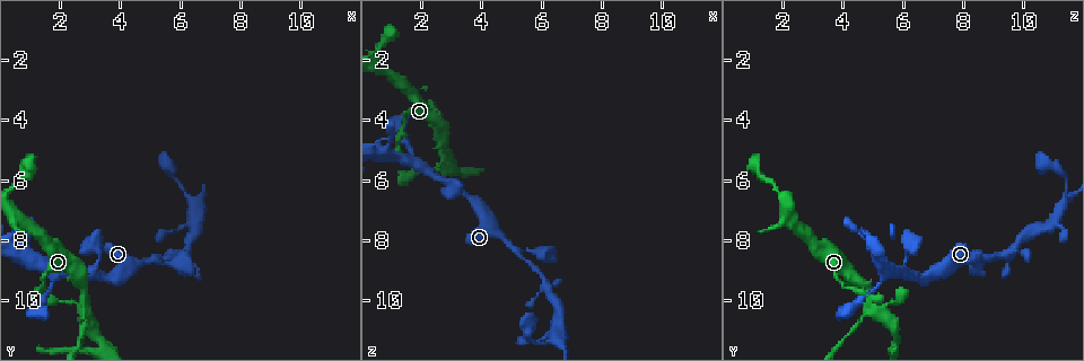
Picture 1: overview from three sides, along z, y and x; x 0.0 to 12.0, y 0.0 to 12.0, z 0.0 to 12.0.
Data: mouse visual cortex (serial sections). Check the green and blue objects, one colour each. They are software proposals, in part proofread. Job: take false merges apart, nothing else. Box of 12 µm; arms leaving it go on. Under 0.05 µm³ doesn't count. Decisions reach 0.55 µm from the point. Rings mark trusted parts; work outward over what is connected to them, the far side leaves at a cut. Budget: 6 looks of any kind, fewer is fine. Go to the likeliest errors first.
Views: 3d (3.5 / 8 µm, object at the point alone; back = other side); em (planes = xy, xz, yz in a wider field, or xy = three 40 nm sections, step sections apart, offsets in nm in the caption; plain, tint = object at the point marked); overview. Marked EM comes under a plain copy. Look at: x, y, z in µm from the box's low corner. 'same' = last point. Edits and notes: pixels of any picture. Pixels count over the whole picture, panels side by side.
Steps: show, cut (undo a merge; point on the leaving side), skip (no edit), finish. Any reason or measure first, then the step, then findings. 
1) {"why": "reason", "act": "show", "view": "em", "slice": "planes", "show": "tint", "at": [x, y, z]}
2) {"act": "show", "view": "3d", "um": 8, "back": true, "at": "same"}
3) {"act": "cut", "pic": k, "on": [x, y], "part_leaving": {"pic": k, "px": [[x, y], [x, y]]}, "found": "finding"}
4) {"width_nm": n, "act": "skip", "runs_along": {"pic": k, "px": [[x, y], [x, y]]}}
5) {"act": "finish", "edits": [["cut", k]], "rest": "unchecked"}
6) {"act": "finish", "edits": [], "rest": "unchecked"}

{"why": "four or more arms meet", "act": "show", "view": "3d", "um": 3.5, "at": [2.8, 10.4, 5.2]}

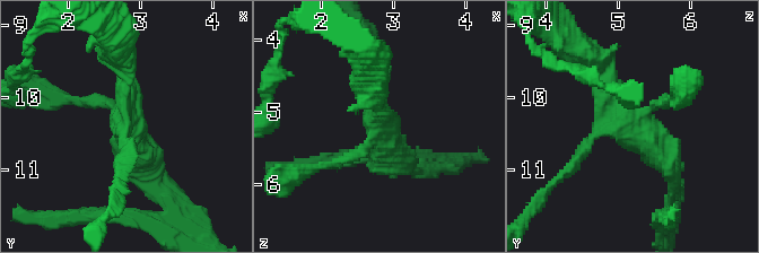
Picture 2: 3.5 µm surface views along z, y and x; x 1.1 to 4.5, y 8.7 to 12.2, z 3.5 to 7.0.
{"why": "need the tissue", "act": "show", "view": "em", "slice": "xy", "step": 3, "show": "tint", "at": [2.80, 10.40, 5.20]}

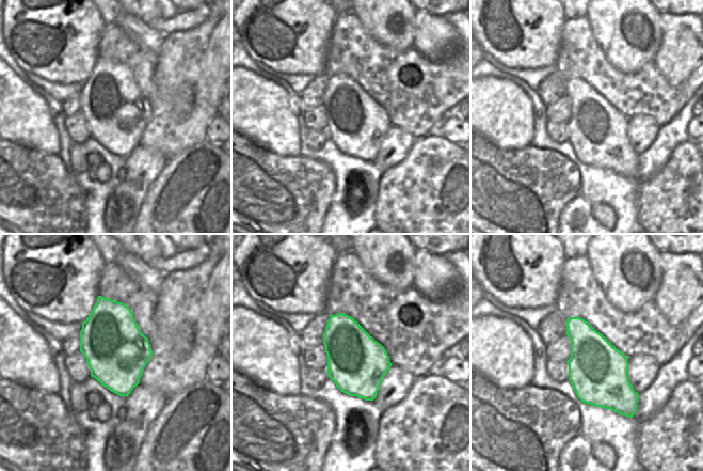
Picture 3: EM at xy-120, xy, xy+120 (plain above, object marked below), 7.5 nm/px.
{"act": "show", "view": "em", "slice": "xy", "step": 2, "show": "tint", "at": "same"}

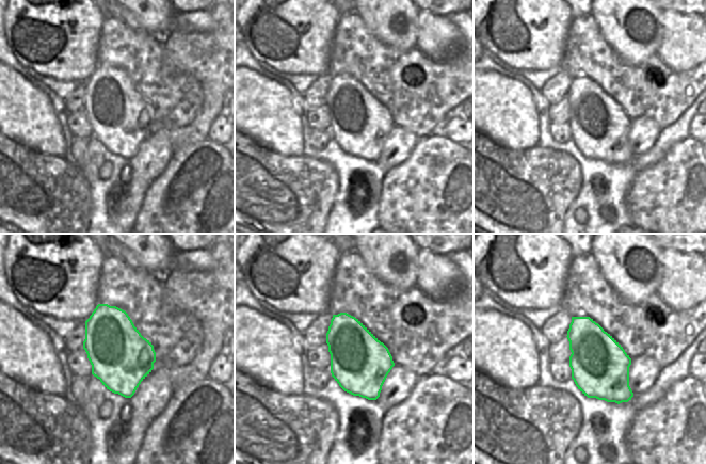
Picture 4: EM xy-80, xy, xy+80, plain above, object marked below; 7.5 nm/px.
{"width_nm": 440, "act": "skip", "runs_along": {"pic": 2, "px": [[596, 63], [674, 181]]}, "found": "all the same cell"}

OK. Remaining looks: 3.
{"why": "narrows sharply", "act": "show", "view": "3d", "um": 3.5, "at": [0.8, 8.4, 5.1]}

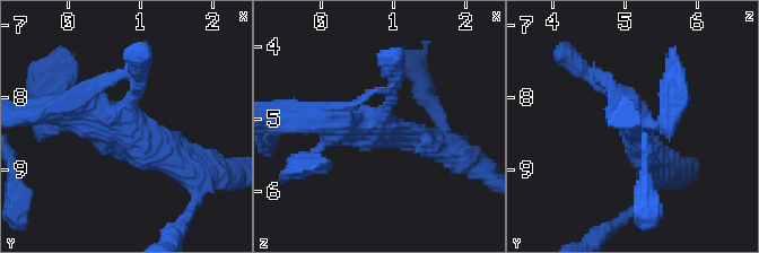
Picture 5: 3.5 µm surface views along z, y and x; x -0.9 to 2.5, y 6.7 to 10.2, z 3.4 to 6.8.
{"act": "show", "view": "em", "slice": "xy", "step": 5, "show": "tint", "at": [0.80, 8.35, 5.10]}

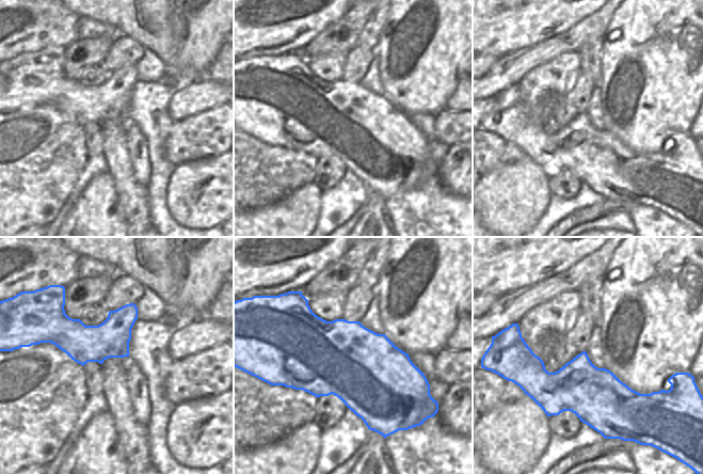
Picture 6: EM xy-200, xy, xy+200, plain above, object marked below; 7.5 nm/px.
{"act": "skip", "runs_along": {"pic": 5, "px": [[181, 166], [90, 104], [105, 79]]}, "found": "all the same cell"}

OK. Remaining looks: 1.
{"act": "finish", "edits": [], "rest": "unchecked"}

